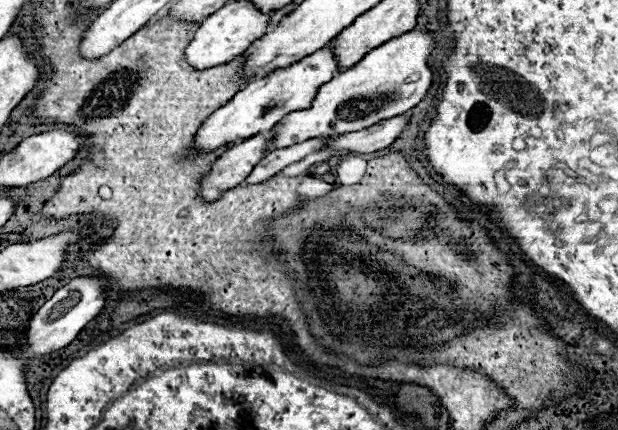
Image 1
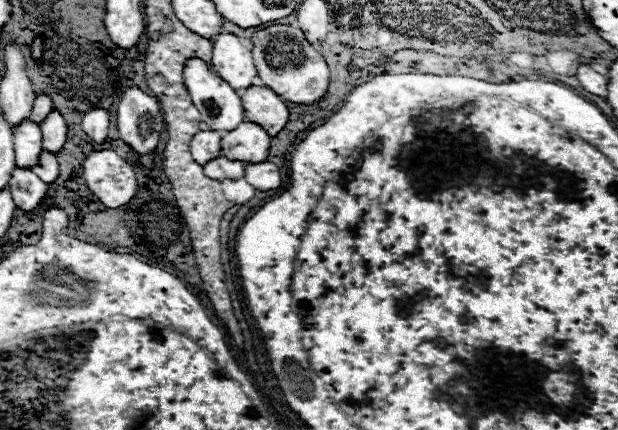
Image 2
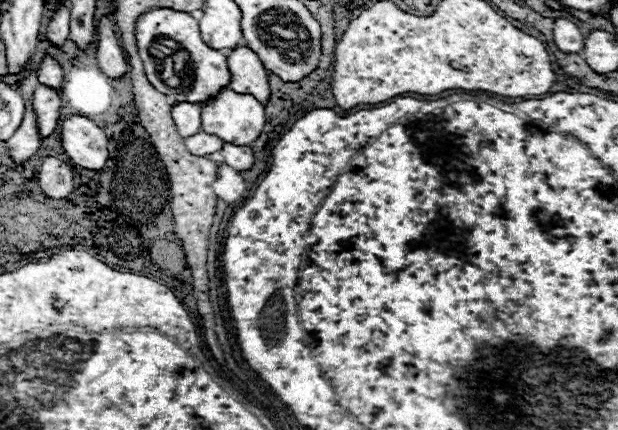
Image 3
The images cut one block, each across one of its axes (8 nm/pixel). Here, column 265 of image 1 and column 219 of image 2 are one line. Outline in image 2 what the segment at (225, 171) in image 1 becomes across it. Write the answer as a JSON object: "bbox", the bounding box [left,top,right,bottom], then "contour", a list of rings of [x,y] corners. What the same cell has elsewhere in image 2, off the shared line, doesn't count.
{"bbox":[190,130,222,166],"contour":[[[216,130],[198,132],[190,144],[192,158],[196,158],[196,162],[200,162],[200,166],[204,166],[204,162],[210,162],[212,158],[218,158],[220,142],[222,142],[222,134]]]}

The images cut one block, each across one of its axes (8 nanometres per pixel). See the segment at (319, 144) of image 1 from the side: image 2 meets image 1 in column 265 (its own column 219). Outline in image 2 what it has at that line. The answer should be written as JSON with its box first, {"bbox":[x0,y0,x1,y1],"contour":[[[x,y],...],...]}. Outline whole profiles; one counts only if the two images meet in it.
{"bbox":[204,156,246,182],"contour":[[[218,156],[204,166],[204,174],[208,178],[216,178],[220,182],[226,180],[226,178],[238,180],[238,178],[244,176],[244,166],[246,166],[244,162],[234,162],[234,160],[228,160],[224,156]]]}

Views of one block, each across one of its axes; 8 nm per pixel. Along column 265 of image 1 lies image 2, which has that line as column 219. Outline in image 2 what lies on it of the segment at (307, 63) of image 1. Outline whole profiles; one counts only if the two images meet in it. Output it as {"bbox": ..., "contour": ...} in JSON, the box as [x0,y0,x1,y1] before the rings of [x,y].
{"bbox":[184,58,244,132],"contour":[[[198,58],[190,60],[188,66],[184,68],[184,84],[192,96],[194,106],[200,112],[200,120],[210,128],[210,130],[220,130],[220,132],[228,132],[234,130],[236,126],[240,126],[240,122],[244,122],[244,108],[242,108],[242,98],[236,94],[236,90],[230,88],[228,82],[224,82],[220,76],[216,76],[210,66]]]}

